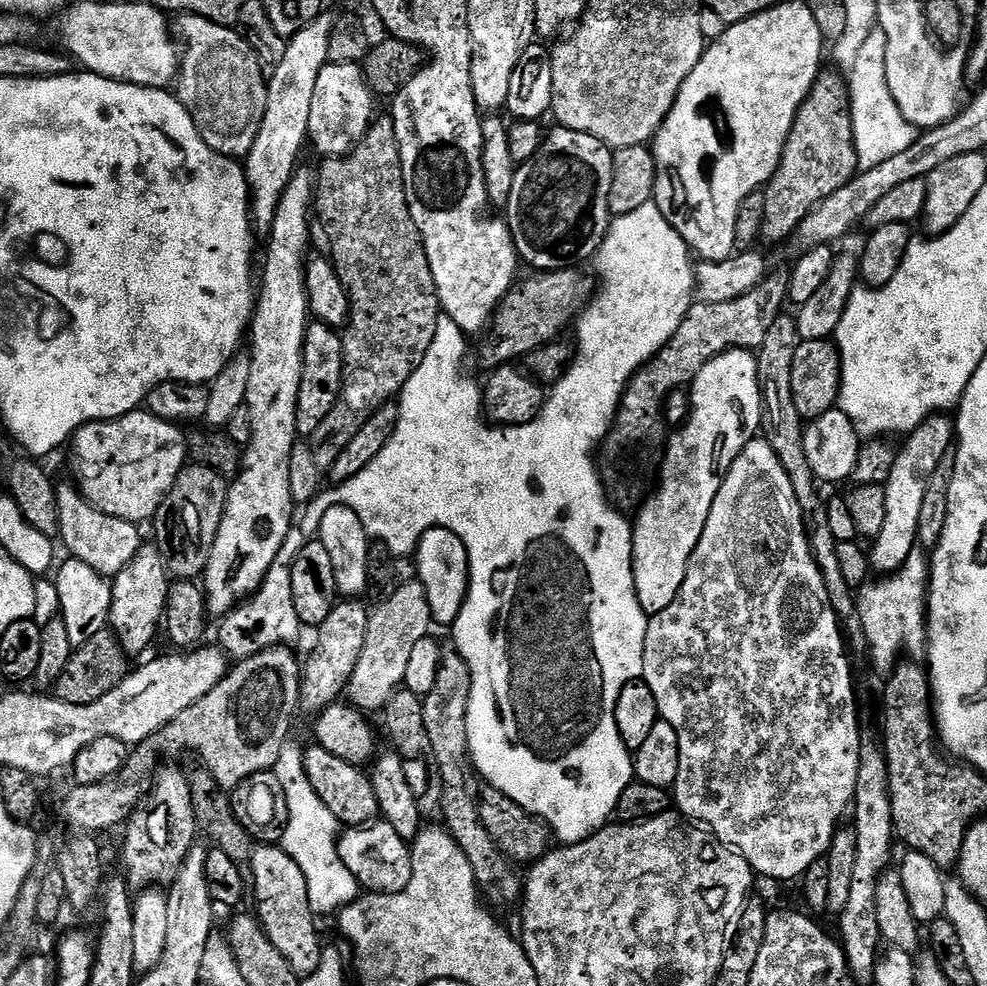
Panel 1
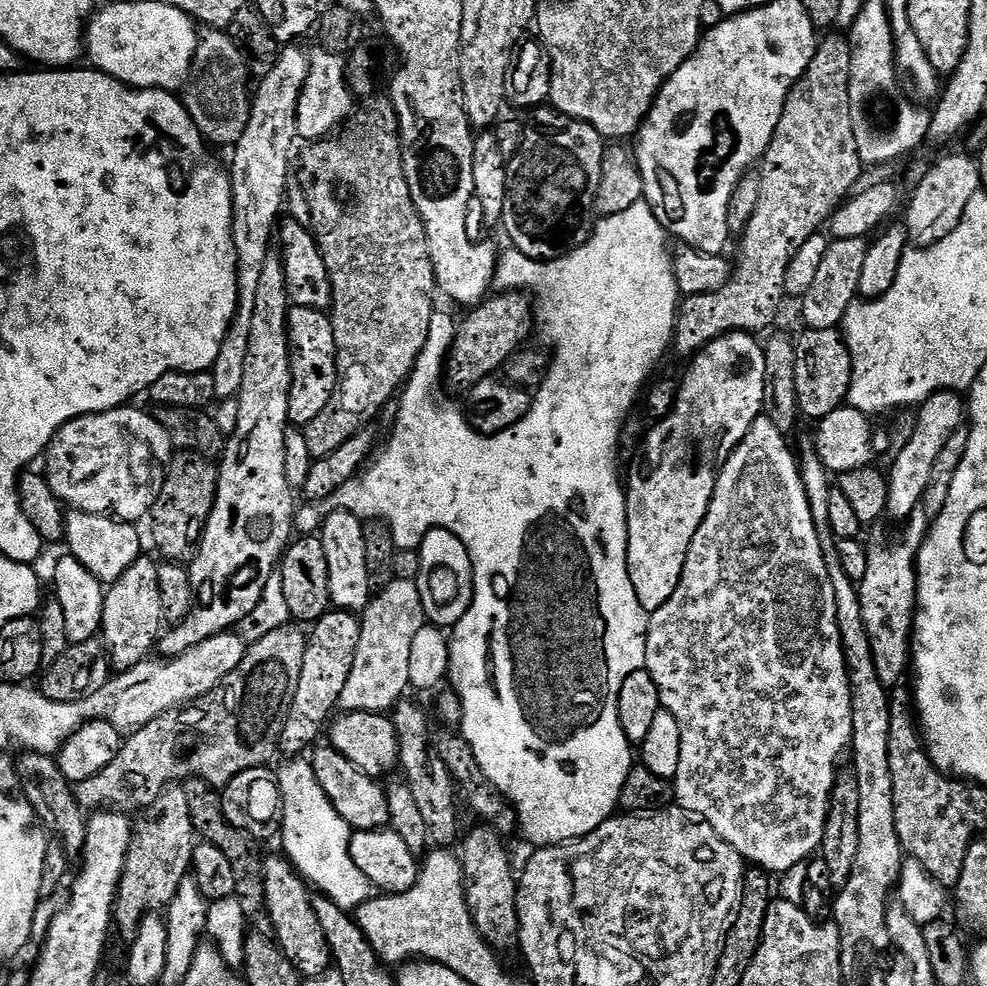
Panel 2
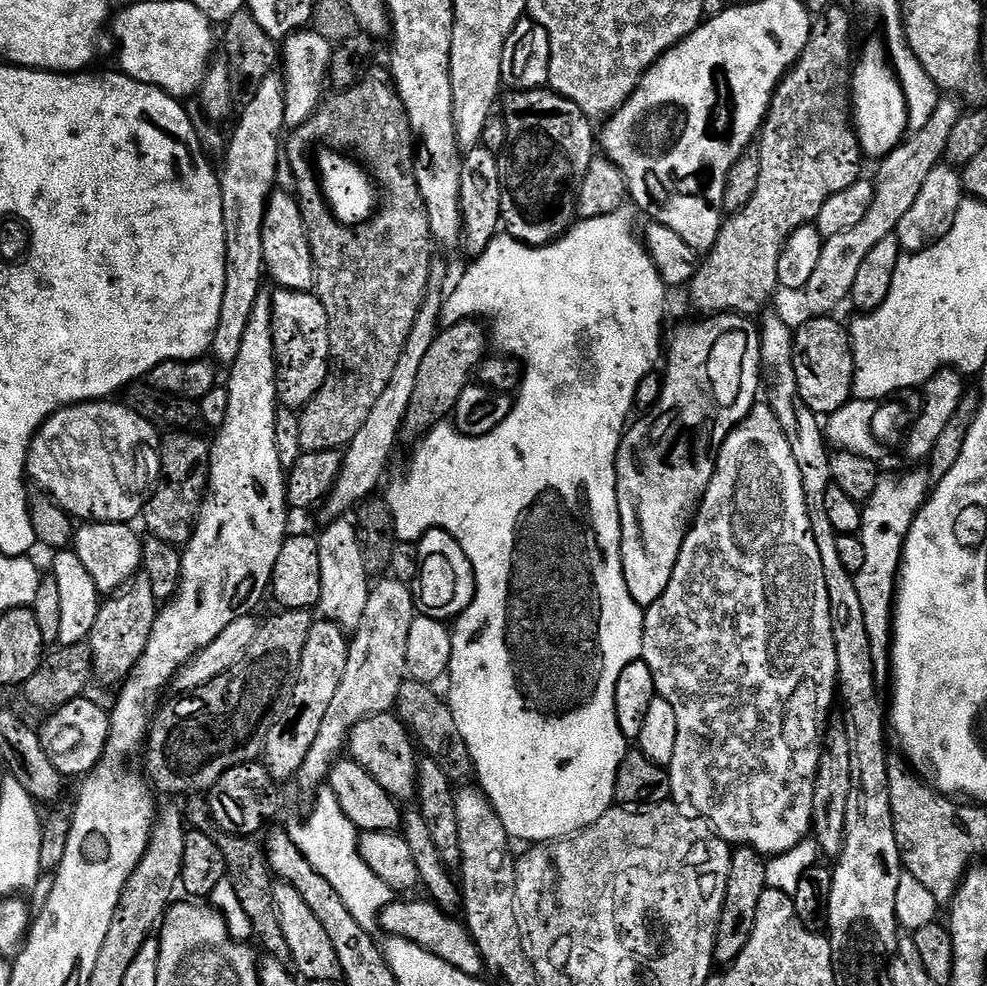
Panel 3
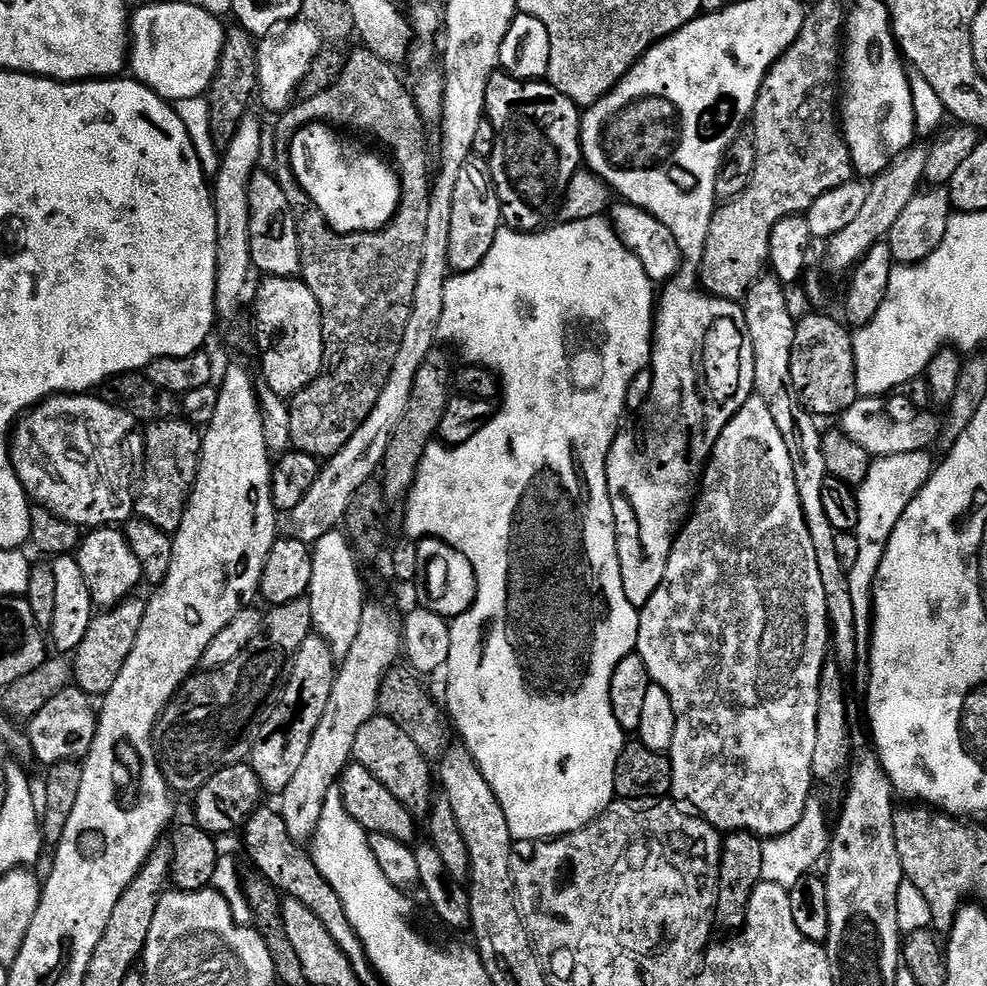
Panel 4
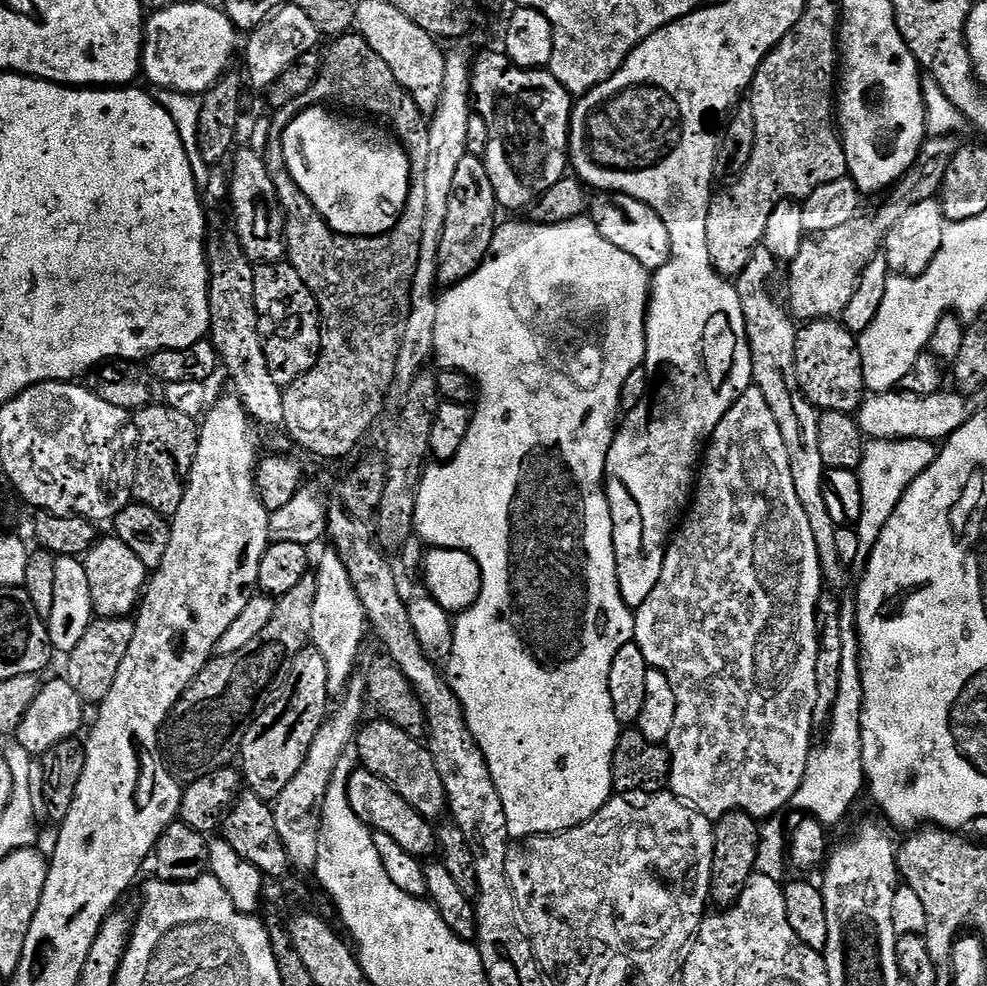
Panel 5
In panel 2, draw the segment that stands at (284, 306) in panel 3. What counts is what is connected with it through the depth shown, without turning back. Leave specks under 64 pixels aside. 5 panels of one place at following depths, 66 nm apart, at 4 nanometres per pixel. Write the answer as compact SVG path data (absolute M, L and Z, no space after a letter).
M293 307L288 314L288 357L292 371L292 385L288 391L288 418L293 425L303 426L314 422L322 410L336 393L338 382L338 366L334 362L328 364L312 364L309 368L300 368L300 359L304 352L335 353L334 326L331 315L327 311L319 312L313 308Z

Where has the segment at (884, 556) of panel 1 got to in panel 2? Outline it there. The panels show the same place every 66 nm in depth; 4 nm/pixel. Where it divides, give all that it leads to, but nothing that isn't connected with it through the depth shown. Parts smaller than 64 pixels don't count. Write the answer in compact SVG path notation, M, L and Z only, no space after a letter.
M940 389L930 398L924 400L917 409L916 428L908 445L896 460L891 461L888 470L888 500L887 515L902 520L912 512L916 512L920 500L929 485L930 475L934 470L935 459L939 451L946 446L950 434L959 431L966 420L966 404L955 389Z

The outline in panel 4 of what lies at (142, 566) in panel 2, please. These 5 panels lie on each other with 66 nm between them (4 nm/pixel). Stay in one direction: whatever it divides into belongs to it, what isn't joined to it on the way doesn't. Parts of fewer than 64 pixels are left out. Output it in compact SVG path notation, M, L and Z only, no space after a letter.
M129 598L113 608L97 611L90 622L90 630L86 630L86 638L82 638L77 646L74 684L87 696L103 698L108 695L110 686L118 682L118 674L122 674L122 666L126 666L126 658L130 658L130 650L134 650L134 642L138 642L138 630L142 630L145 601L136 599Z

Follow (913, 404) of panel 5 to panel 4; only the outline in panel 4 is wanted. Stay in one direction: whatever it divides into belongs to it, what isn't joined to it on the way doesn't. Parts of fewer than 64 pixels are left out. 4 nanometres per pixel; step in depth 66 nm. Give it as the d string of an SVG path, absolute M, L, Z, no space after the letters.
M883 396L857 398L839 417L838 424L872 458L886 455L909 454L910 451L928 450L940 439L941 417L931 416L931 411L917 411L906 398L892 396L886 403Z

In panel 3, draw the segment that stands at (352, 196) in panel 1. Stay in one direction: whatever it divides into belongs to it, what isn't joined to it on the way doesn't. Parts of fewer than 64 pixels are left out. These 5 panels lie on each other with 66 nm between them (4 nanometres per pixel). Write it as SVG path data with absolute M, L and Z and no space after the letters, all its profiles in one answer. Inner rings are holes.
M387 71L361 75L352 88L329 95L308 120L291 129L284 140L284 156L296 162L296 188L294 195L302 210L302 222L310 238L310 250L316 271L315 296L326 310L330 330L330 354L328 377L314 399L299 413L302 449L304 452L334 452L347 449L354 434L362 430L362 422L374 410L382 390L386 390L402 350L414 330L414 320L428 293L428 279L434 259L434 241L430 230L430 218L422 190L416 181L416 158L410 122L402 106L396 86ZM322 144L331 151L350 153L362 161L373 181L382 189L382 203L371 220L362 224L342 224L336 219L320 190L311 163L304 159L308 146Z

